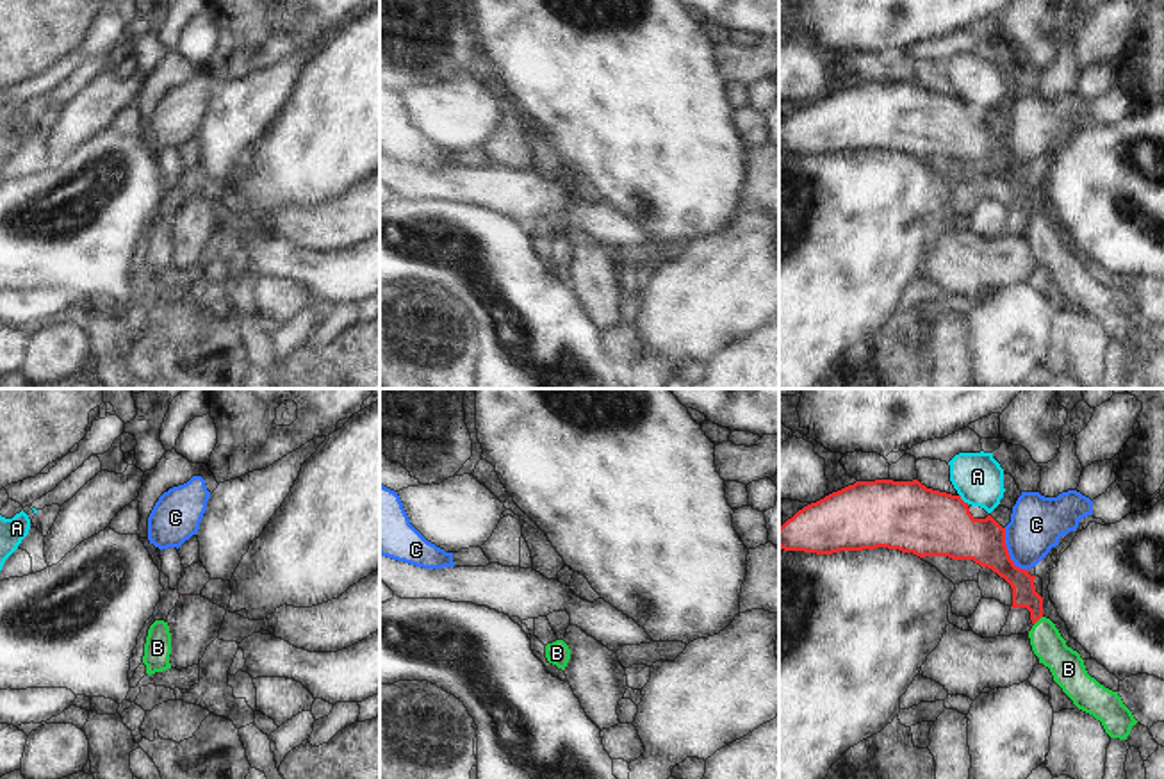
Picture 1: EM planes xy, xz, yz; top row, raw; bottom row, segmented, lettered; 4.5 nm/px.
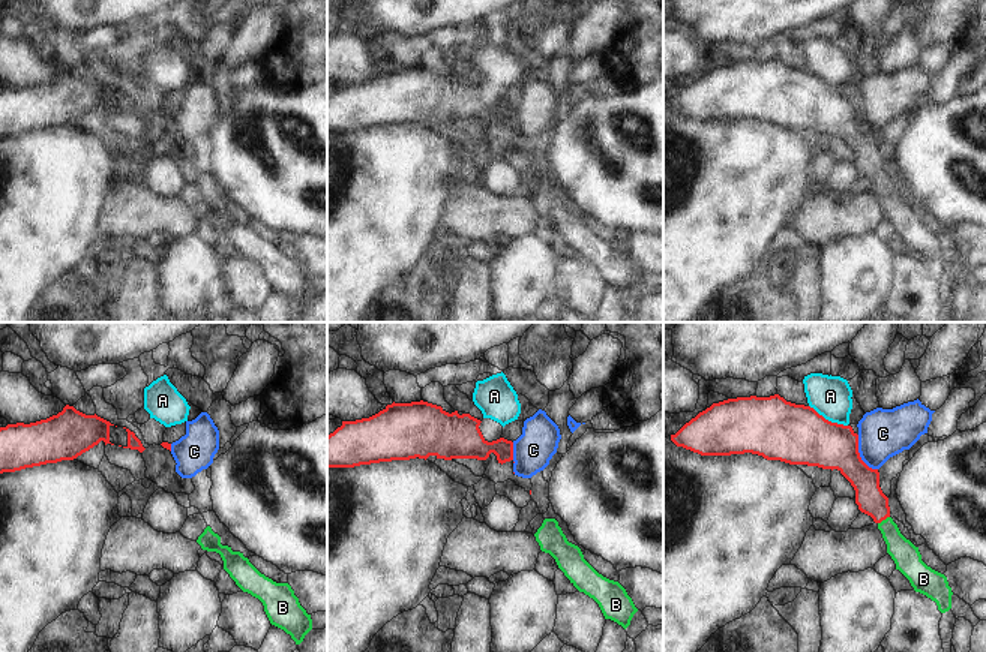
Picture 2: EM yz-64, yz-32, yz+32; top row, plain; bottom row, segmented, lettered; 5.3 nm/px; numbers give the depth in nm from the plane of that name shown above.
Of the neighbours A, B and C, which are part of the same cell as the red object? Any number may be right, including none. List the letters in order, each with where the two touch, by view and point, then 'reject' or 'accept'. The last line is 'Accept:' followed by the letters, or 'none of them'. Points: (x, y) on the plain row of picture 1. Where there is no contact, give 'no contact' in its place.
A: yz (961, 100) | reject
B: yz (1038, 220) | accept
C: yz (1008, 152) | reject
Accept: B

